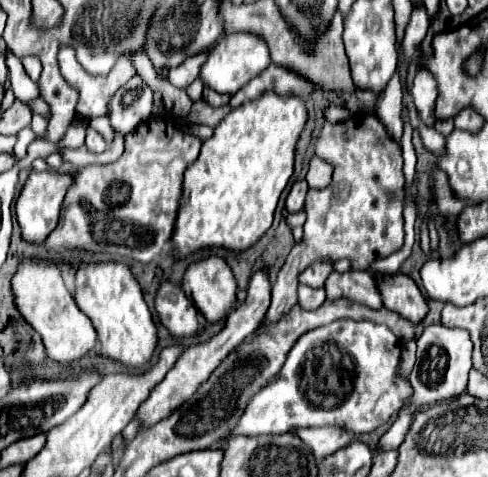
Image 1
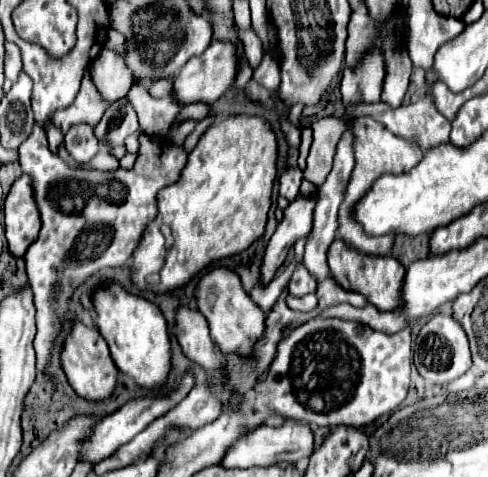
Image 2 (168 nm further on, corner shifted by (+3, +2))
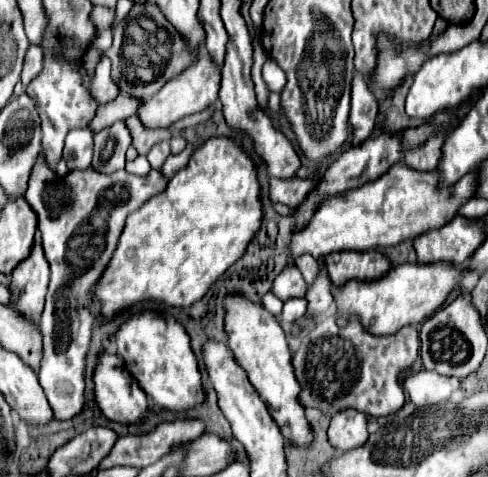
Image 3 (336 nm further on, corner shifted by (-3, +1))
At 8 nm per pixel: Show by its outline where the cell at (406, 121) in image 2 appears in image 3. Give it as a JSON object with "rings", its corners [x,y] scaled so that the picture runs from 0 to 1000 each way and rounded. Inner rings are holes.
{"rings":[[[885,285],[885,294],[877,294],[877,302],[861,302],[852,319],[836,319],[836,327],[828,327],[832,348],[848,356],[889,356],[902,340],[910,294],[918,294],[918,285]]]}

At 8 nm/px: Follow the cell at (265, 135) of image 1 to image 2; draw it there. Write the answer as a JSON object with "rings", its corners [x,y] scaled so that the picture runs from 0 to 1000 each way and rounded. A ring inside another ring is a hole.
{"rings":[[[459,245],[430,262],[385,325],[369,375],[324,400],[324,451],[299,472],[262,551],[270,593],[291,610],[348,614],[389,593],[430,551],[508,522],[545,476],[557,388],[566,375],[566,329],[566,283],[533,245]]]}

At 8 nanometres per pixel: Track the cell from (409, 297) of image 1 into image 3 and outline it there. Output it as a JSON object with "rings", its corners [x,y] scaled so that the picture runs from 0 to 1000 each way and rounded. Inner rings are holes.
{"rings":[[[775,524],[680,528],[680,537],[668,537],[668,566],[684,600],[705,595],[705,587],[770,587],[799,558],[803,549]]]}

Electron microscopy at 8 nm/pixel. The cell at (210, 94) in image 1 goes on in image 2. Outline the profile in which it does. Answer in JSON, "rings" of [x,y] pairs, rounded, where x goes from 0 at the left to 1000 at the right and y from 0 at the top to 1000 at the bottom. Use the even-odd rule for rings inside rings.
{"rings":[[[398,216],[398,220],[389,220],[389,224],[377,224],[377,229],[365,237],[369,254],[361,254],[361,258],[385,254],[385,249],[398,249],[398,254],[414,254],[414,249],[426,241],[426,229],[430,229],[430,224],[422,224],[418,216]]]}

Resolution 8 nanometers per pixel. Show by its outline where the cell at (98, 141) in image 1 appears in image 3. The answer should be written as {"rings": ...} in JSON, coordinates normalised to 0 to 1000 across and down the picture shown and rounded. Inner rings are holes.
{"rings":[[[184,268],[139,277],[131,306],[131,335],[143,356],[172,356],[189,344],[189,302],[193,277]]]}

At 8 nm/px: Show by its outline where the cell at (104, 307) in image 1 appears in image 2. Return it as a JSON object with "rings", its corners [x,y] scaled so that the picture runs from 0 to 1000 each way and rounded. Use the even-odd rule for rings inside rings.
{"rings":[[[225,593],[221,602],[197,610],[193,618],[193,673],[201,681],[205,702],[225,727],[225,744],[238,769],[270,790],[287,811],[311,816],[340,803],[344,782],[352,774],[352,727],[344,702],[344,677],[332,652],[279,618],[262,618],[242,593]]]}

